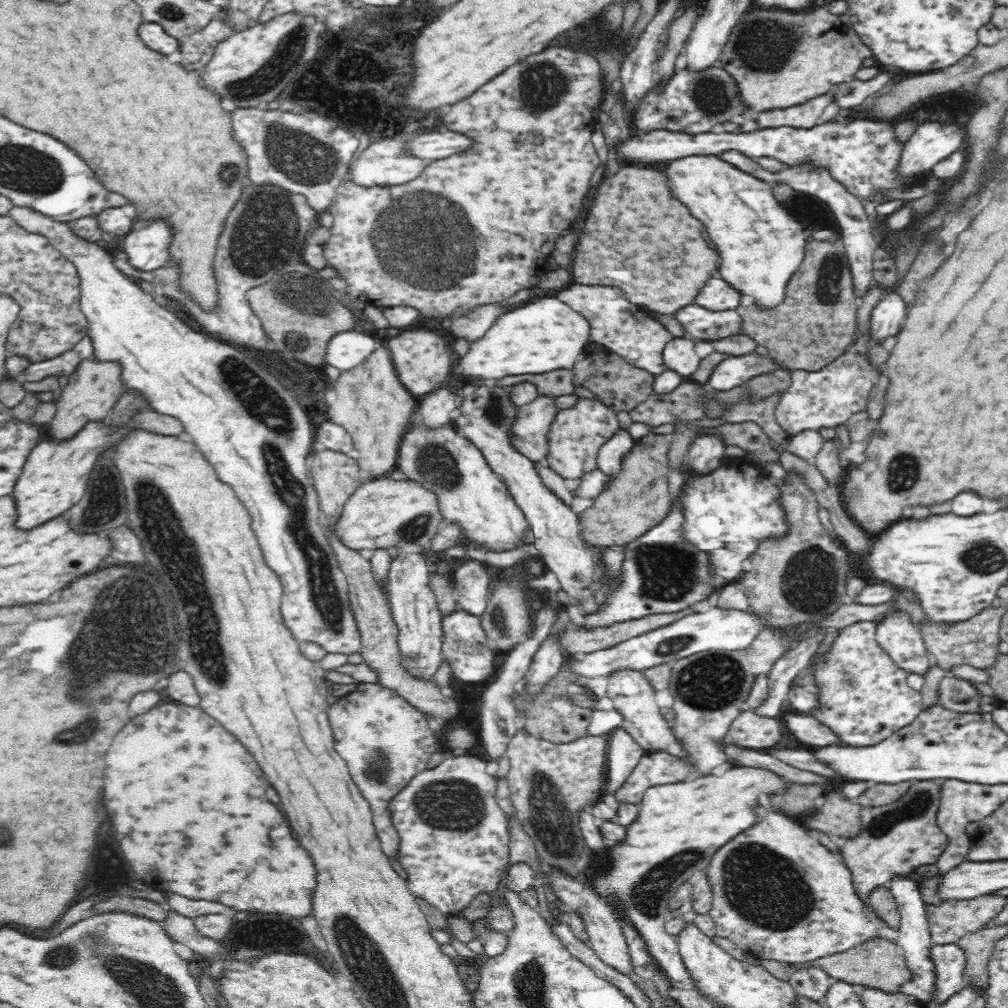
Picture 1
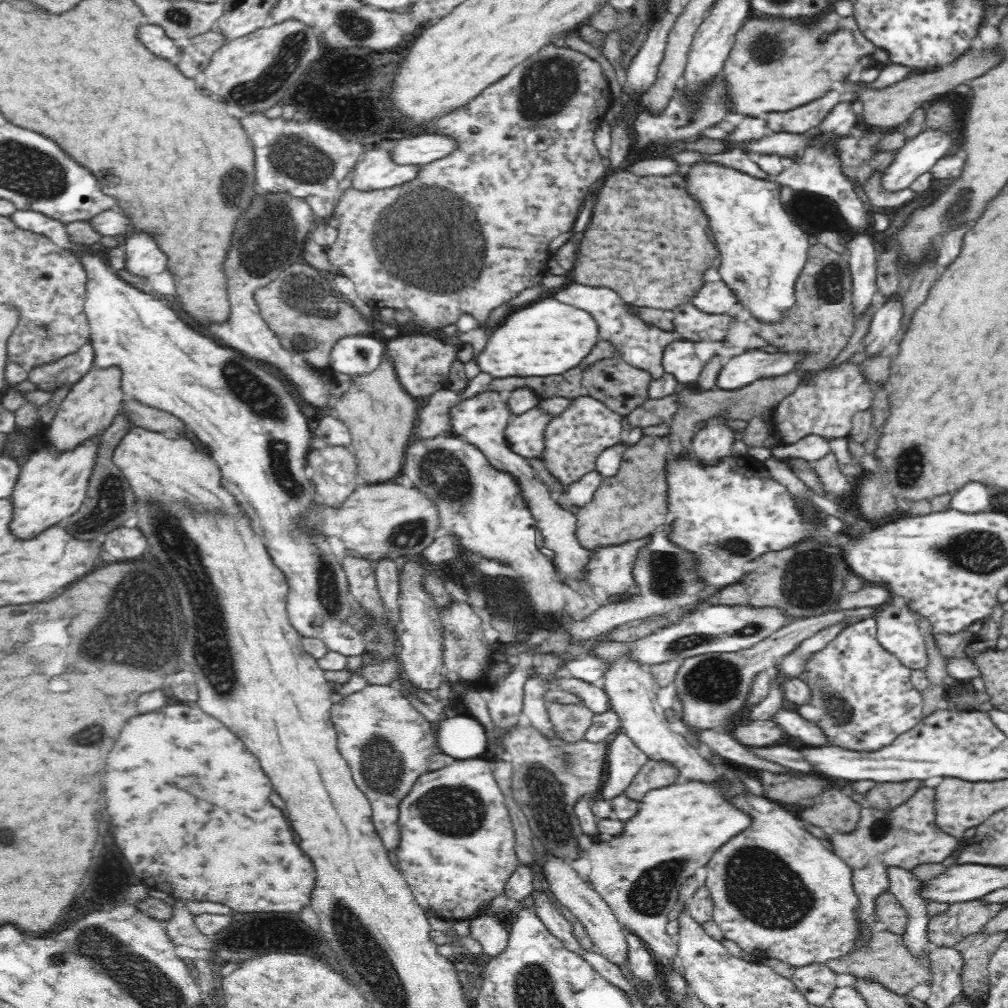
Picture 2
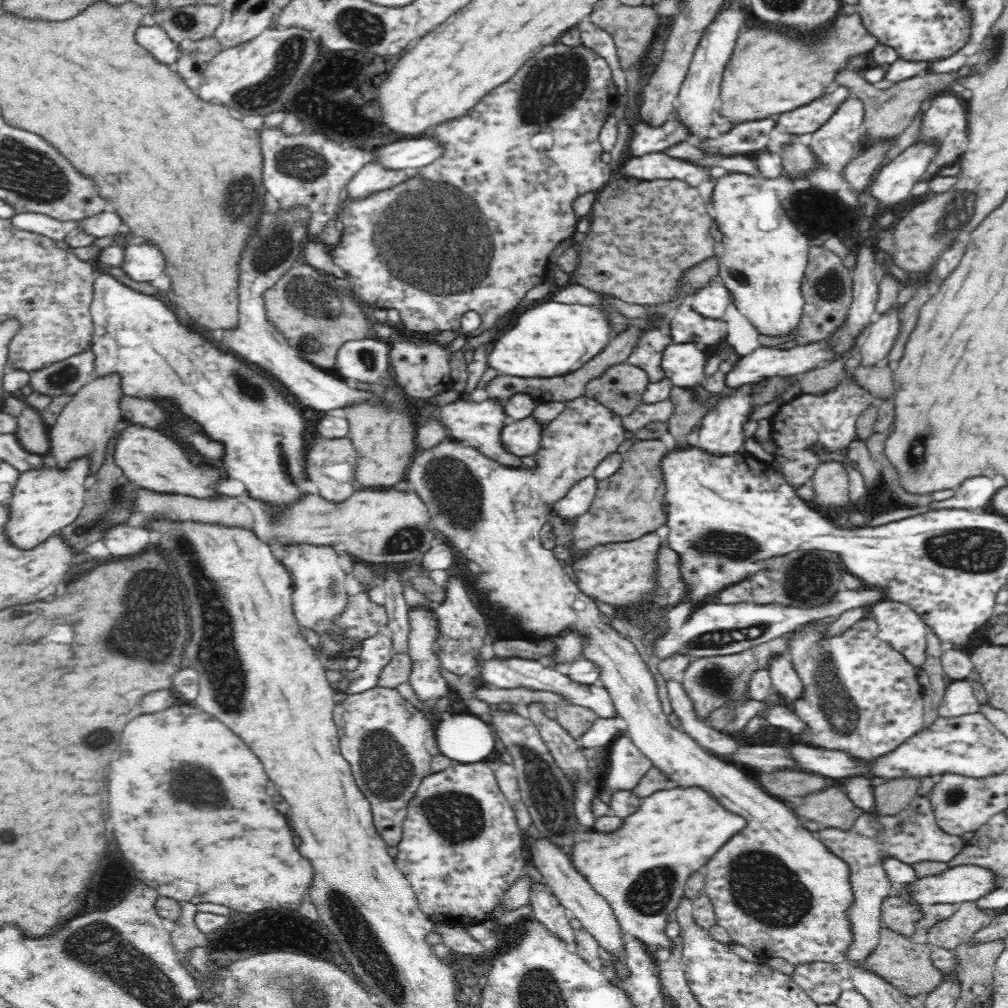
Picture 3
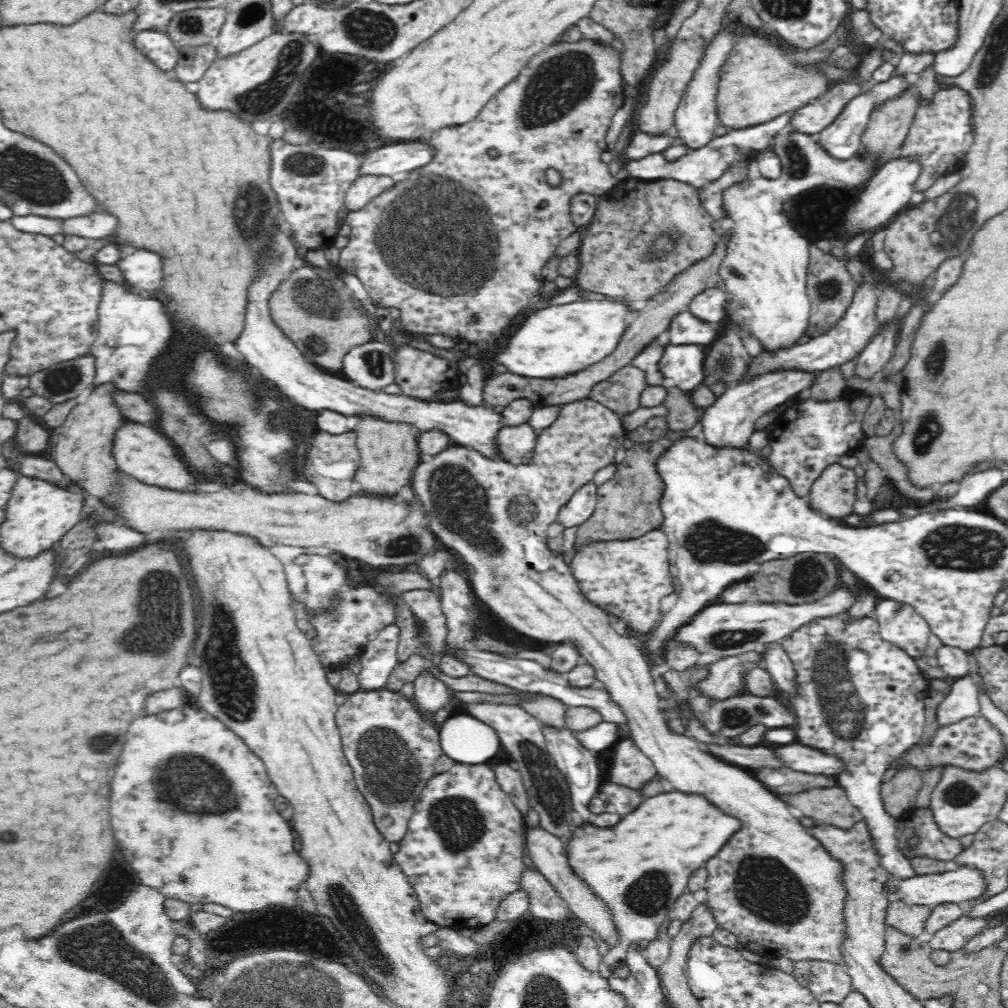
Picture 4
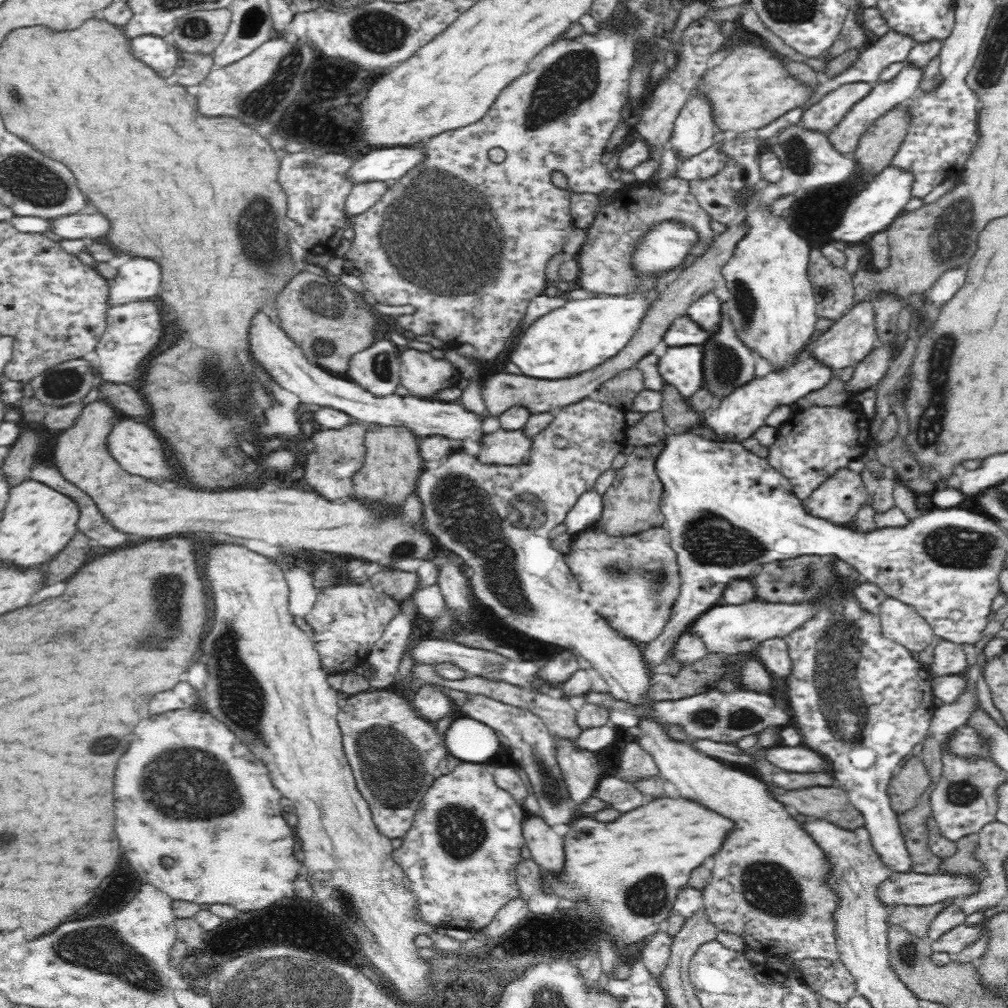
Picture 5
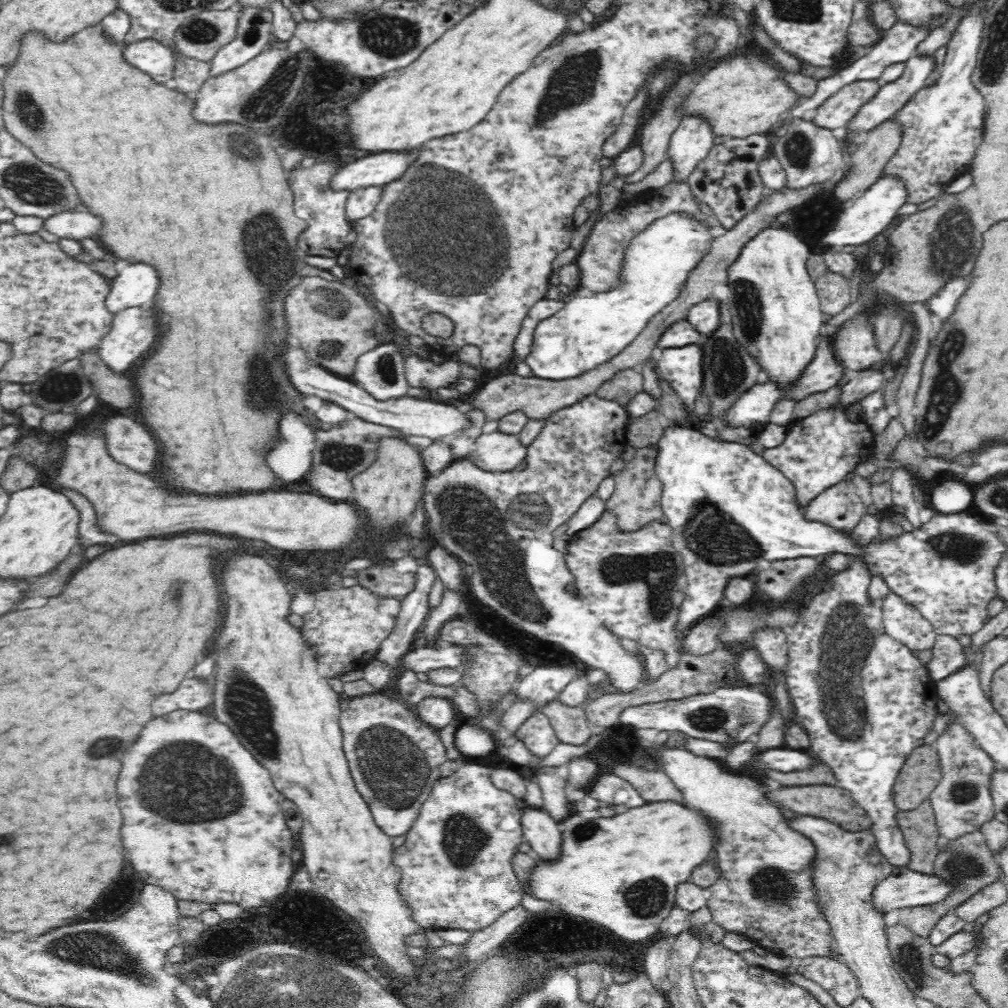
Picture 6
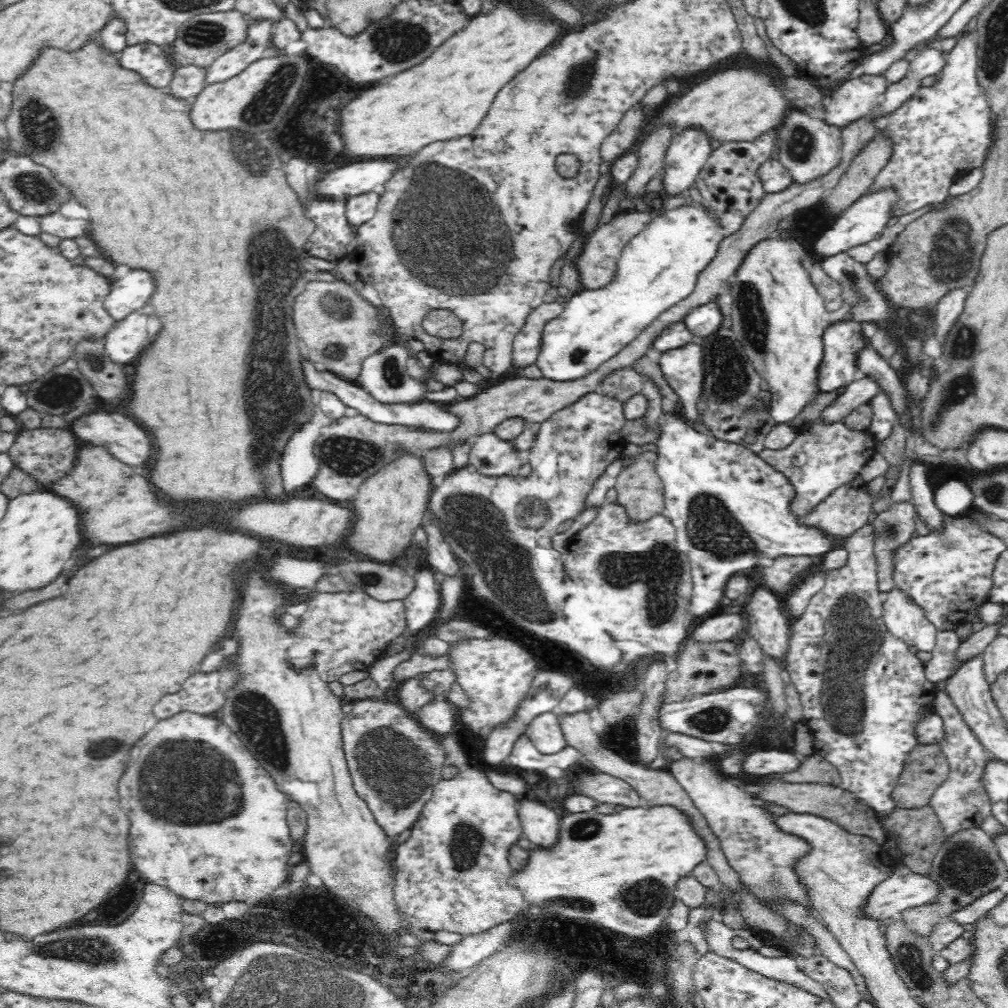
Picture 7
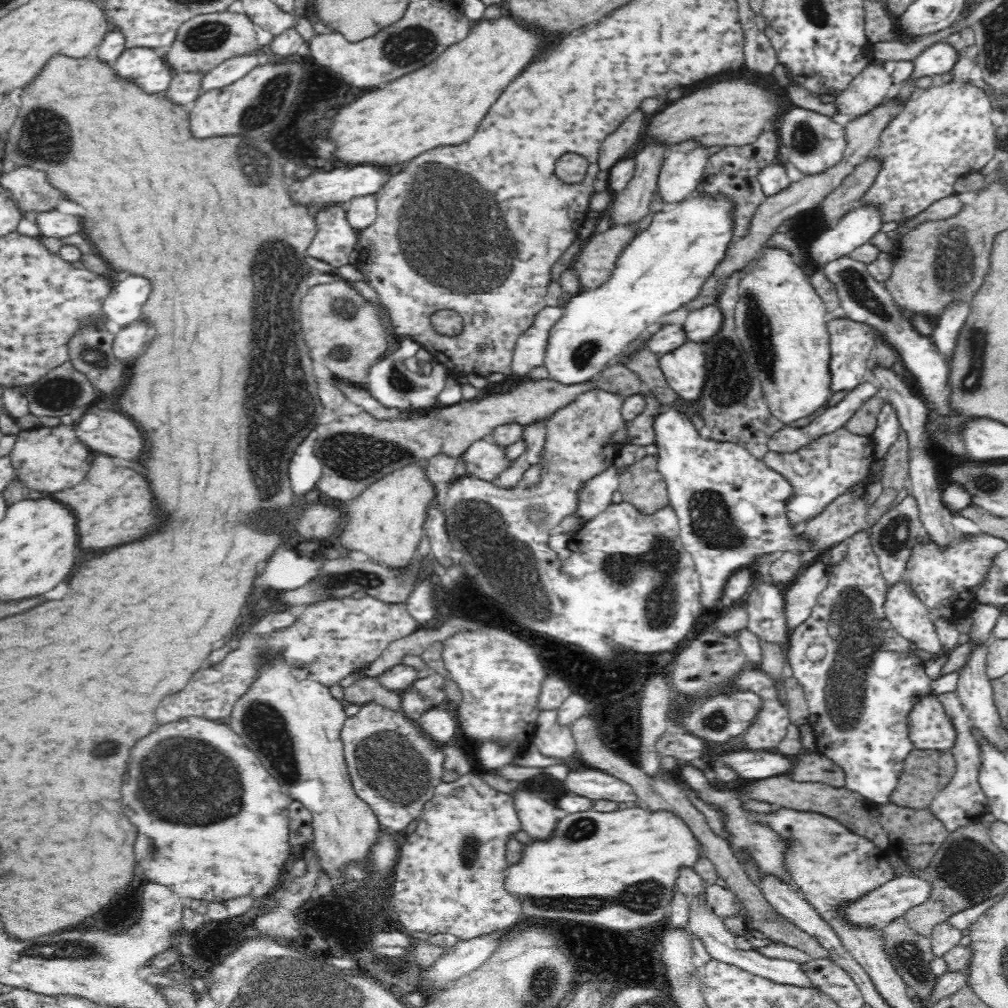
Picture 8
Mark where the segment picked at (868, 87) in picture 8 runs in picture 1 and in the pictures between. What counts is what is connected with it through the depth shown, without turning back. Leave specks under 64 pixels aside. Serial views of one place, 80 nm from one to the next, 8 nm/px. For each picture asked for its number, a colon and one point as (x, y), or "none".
1: (806, 114)
2: (803, 118)
3: (806, 119)
4: (816, 116)
5: (831, 109)
6: (845, 103)
7: (856, 98)

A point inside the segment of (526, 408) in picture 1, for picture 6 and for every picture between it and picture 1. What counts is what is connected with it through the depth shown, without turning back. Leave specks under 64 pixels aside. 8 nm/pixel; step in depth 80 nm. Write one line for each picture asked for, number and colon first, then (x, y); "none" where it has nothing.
2: (525, 435)
3: (522, 438)
4: (514, 444)
5: (502, 447)
6: (493, 452)

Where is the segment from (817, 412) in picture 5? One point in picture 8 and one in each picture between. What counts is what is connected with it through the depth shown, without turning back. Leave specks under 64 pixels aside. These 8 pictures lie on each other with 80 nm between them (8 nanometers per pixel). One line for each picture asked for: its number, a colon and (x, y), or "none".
6: (823, 449)
7: (825, 457)
8: (820, 473)

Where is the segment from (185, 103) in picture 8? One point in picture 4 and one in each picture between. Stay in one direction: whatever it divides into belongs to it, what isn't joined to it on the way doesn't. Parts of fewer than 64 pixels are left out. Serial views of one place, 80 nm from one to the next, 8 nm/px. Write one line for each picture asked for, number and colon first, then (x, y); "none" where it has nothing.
4: (192, 63)
5: (192, 68)
6: (190, 74)
7: (188, 81)

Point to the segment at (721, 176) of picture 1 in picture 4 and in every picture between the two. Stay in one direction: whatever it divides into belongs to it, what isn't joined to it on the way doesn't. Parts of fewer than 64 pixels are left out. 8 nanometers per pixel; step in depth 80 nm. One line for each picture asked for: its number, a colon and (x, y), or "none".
2: (763, 252)
3: (765, 257)
4: (764, 274)

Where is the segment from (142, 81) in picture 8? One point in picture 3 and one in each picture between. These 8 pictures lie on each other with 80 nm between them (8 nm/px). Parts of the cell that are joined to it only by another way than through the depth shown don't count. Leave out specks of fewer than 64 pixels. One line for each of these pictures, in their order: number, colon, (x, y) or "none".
3: (155, 39)
4: (157, 46)
5: (161, 54)
6: (156, 59)
7: (150, 61)

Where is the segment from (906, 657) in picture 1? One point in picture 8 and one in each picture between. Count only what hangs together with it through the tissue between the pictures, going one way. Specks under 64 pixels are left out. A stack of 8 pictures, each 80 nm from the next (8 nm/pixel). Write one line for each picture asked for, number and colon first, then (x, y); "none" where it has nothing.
2: (898, 631)
3: (899, 626)
4: (899, 623)
5: (899, 622)
6: (902, 621)
7: (904, 619)
8: (907, 616)

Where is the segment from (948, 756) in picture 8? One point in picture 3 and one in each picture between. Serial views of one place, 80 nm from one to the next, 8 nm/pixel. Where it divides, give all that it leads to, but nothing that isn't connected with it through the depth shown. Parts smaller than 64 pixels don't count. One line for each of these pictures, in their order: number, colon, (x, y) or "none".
3: (894, 795)
4: (899, 793)
5: (912, 780)
6: (922, 772)
7: (927, 767)

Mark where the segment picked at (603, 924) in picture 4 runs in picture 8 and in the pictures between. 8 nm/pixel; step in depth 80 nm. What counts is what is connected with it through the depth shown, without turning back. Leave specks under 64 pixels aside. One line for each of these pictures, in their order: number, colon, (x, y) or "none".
5: (545, 845)
6: (539, 829)
7: (539, 822)
8: (536, 814)

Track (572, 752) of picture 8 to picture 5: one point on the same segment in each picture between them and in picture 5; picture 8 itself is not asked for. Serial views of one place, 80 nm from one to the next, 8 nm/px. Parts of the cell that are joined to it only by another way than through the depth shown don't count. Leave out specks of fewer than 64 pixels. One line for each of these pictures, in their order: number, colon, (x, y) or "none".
5: (531, 745)
6: (538, 735)
7: (545, 732)

